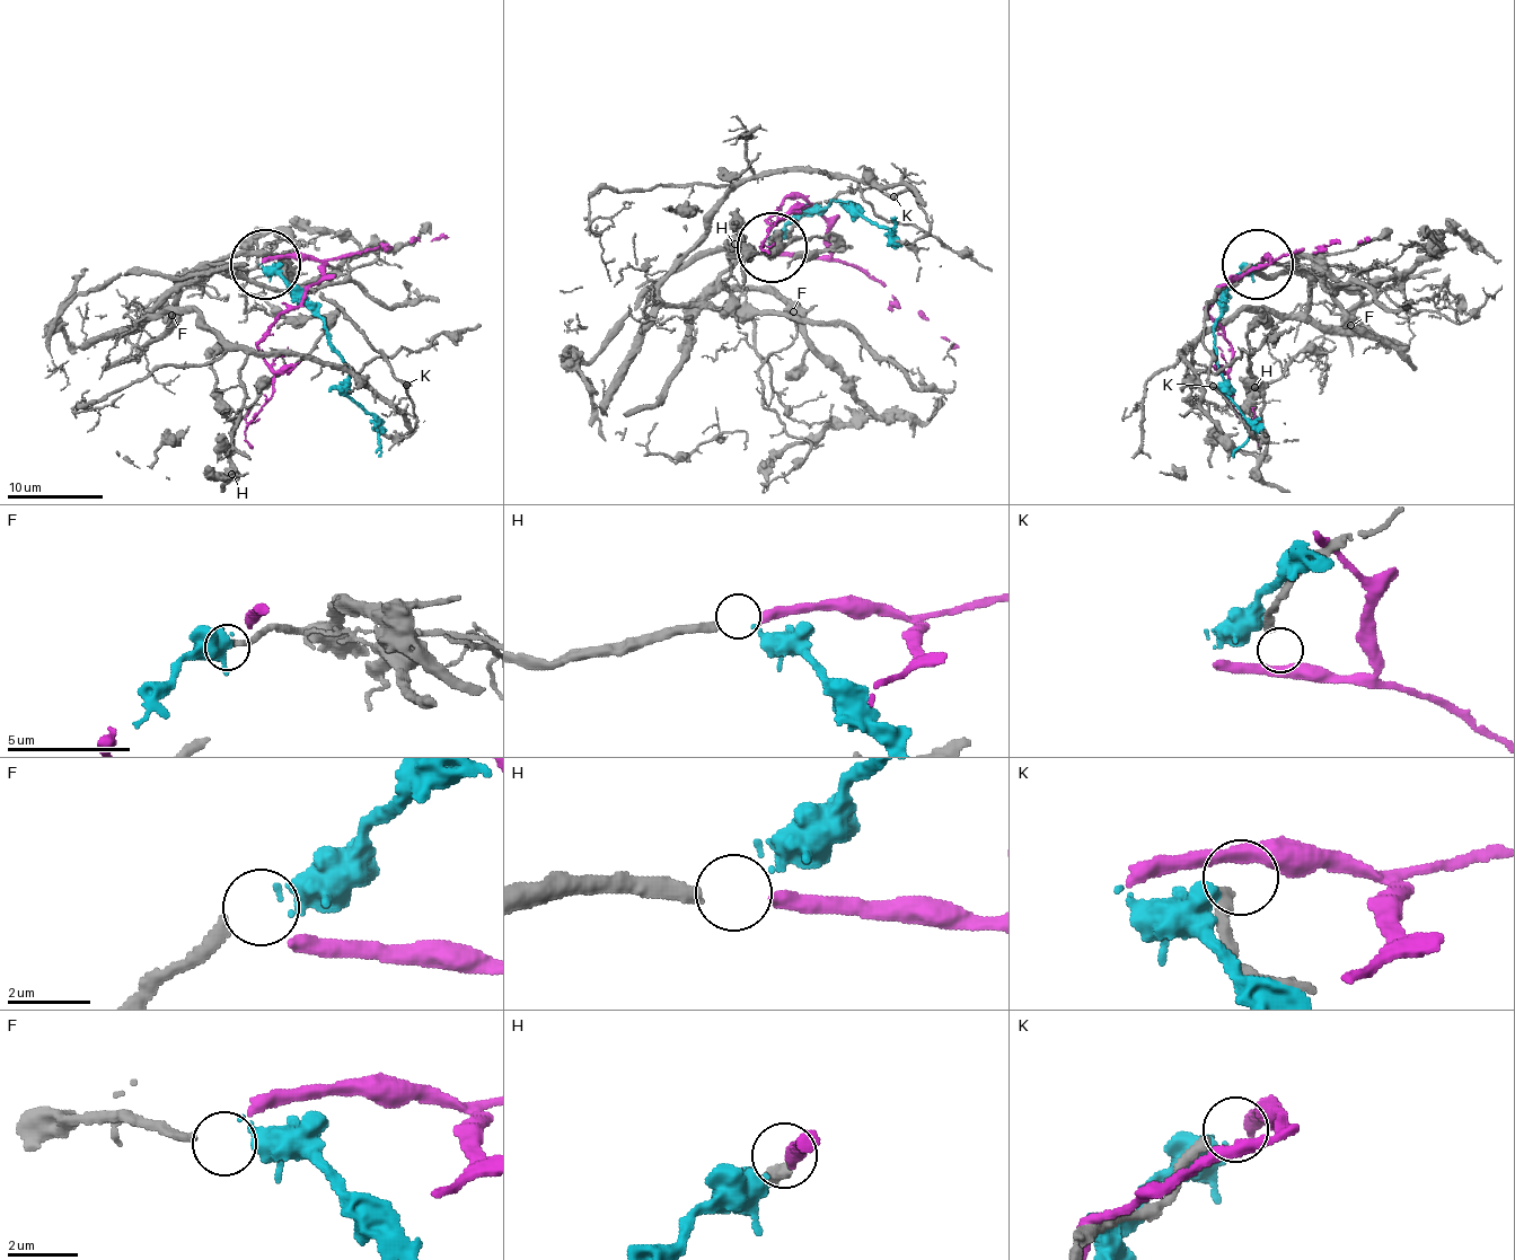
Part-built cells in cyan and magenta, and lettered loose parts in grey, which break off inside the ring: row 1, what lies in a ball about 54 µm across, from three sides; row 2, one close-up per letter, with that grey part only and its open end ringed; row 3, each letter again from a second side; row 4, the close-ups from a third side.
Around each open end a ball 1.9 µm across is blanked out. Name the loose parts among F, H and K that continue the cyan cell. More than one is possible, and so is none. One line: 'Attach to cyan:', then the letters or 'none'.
Attach to cyan: F

